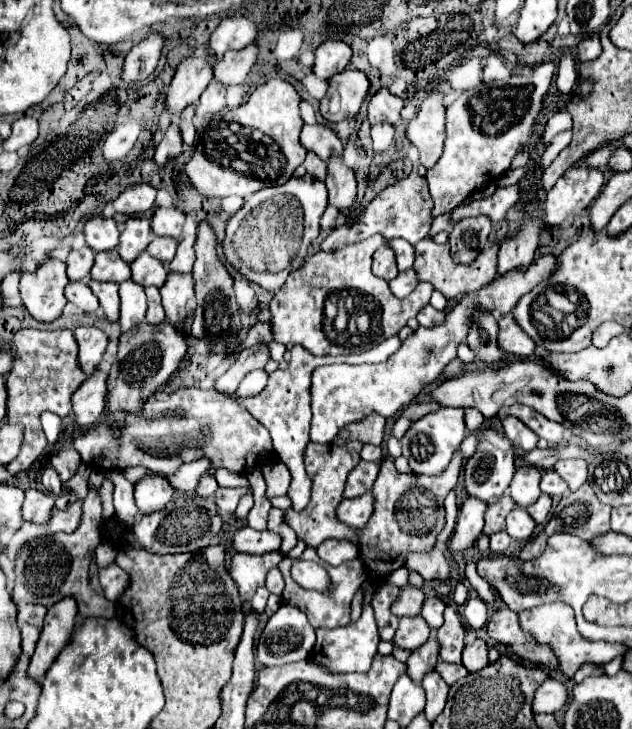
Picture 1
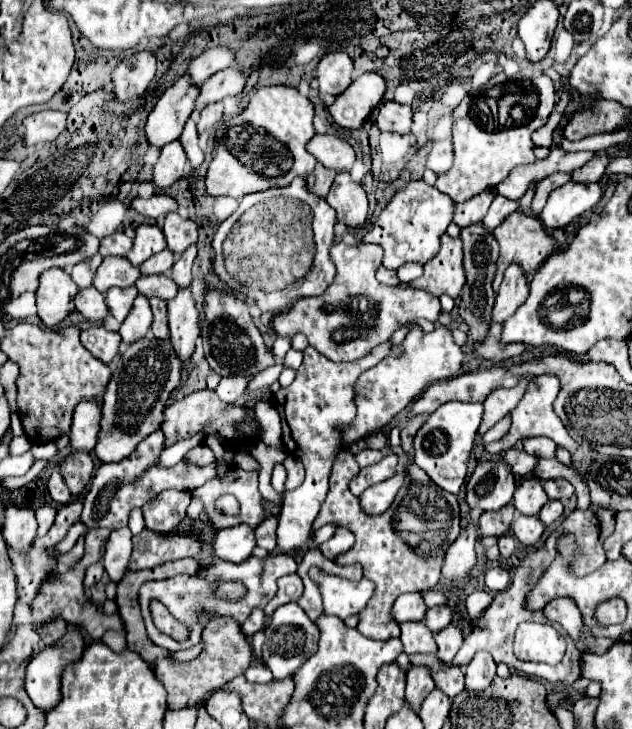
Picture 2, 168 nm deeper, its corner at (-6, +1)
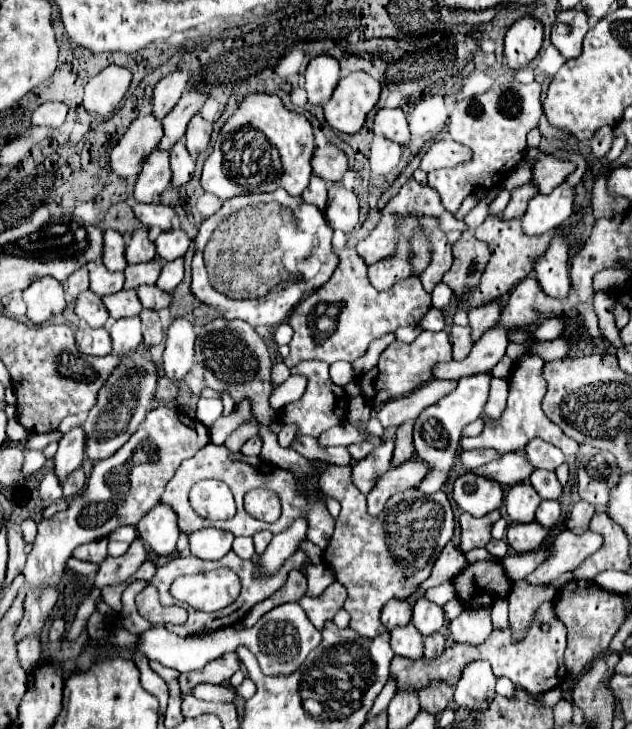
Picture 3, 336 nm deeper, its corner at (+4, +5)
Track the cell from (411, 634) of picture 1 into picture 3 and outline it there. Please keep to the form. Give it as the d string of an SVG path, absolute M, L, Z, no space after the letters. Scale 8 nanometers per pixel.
M414 624L394 628L390 634L392 634L390 646L398 656L404 656L410 660L422 658L422 634L416 632Z

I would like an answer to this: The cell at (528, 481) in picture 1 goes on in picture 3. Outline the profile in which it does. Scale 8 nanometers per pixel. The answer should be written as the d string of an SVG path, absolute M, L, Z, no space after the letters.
M516 484L506 496L506 512L514 522L532 522L542 498L530 484Z

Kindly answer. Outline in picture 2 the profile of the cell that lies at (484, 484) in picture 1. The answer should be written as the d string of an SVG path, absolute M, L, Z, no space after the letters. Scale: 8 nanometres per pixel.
M500 458L494 460L484 460L480 462L472 476L466 482L466 502L470 508L480 508L480 510L500 510L502 506L512 502L512 494L516 488L516 478L510 472L510 464L506 464Z

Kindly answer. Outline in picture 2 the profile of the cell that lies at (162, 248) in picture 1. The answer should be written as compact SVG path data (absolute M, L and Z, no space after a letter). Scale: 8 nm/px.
M166 248L166 250L150 256L150 260L146 260L140 266L140 272L142 274L168 274L172 264L174 264L174 254Z

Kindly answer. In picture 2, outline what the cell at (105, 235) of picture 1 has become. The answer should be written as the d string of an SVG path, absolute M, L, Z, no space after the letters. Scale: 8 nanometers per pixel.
M114 232L100 240L98 252L102 256L126 256L126 252L132 248L132 238L128 238L124 232Z

